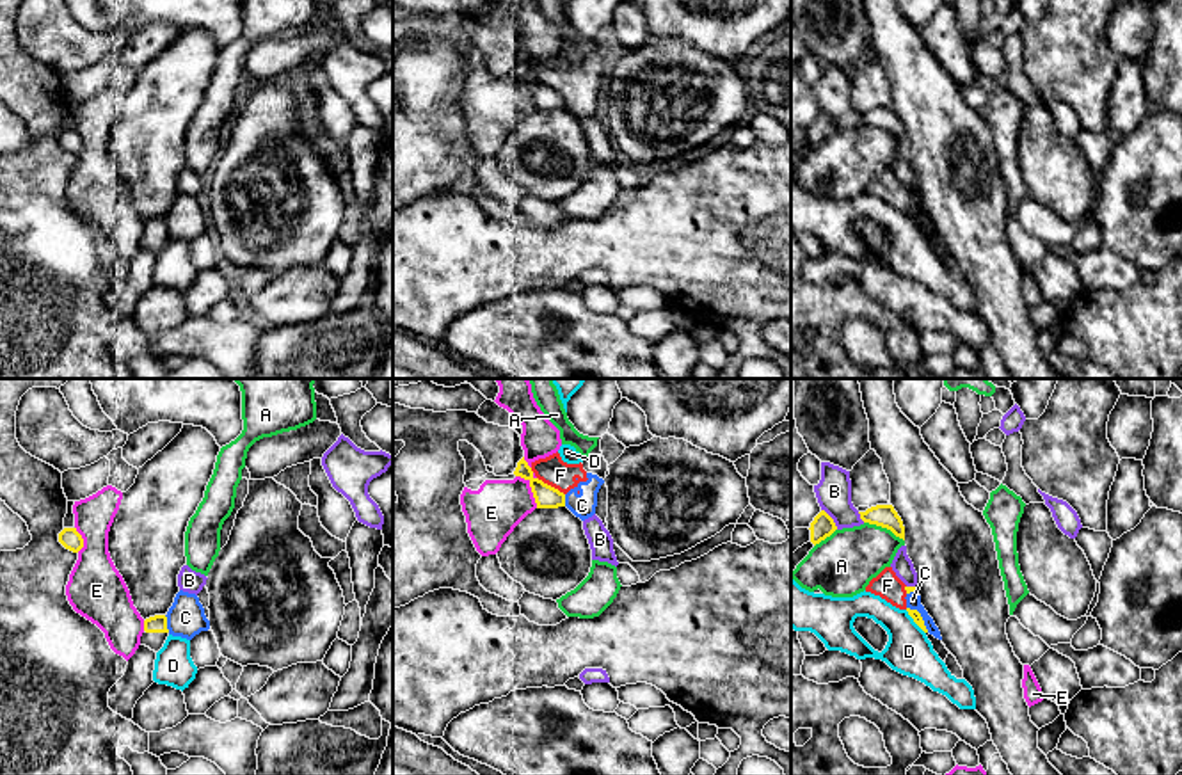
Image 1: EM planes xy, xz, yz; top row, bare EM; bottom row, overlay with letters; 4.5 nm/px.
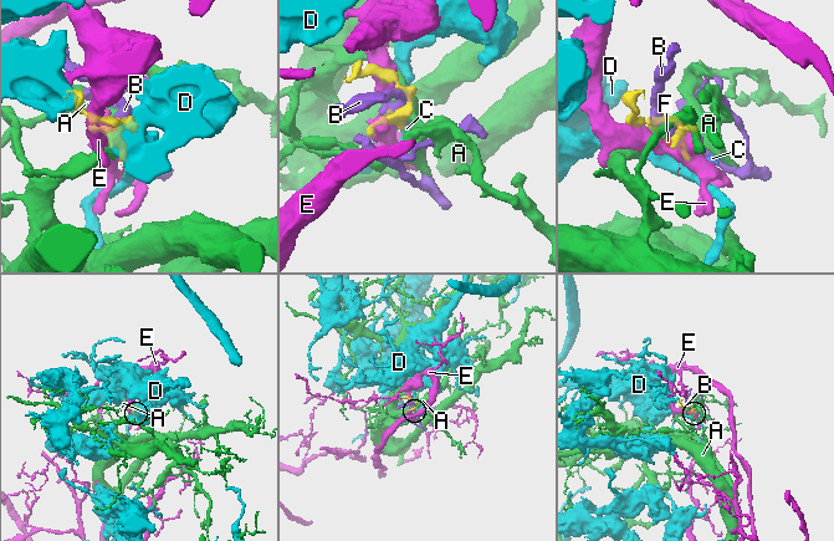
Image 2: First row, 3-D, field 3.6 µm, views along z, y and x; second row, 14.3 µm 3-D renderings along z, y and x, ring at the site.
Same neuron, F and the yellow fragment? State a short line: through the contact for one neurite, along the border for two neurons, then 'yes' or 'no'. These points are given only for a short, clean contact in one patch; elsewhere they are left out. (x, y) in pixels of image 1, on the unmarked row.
no

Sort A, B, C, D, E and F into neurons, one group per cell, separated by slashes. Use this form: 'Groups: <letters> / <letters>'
Groups: A / B / C F / D / E

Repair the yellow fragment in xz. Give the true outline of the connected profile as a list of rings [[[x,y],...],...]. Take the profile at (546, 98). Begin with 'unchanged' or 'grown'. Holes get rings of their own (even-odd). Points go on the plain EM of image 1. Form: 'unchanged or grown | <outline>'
unchanged | [[[524,59],[517,64],[514,76],[530,84],[537,110],[565,108],[565,96],[535,80]]]

